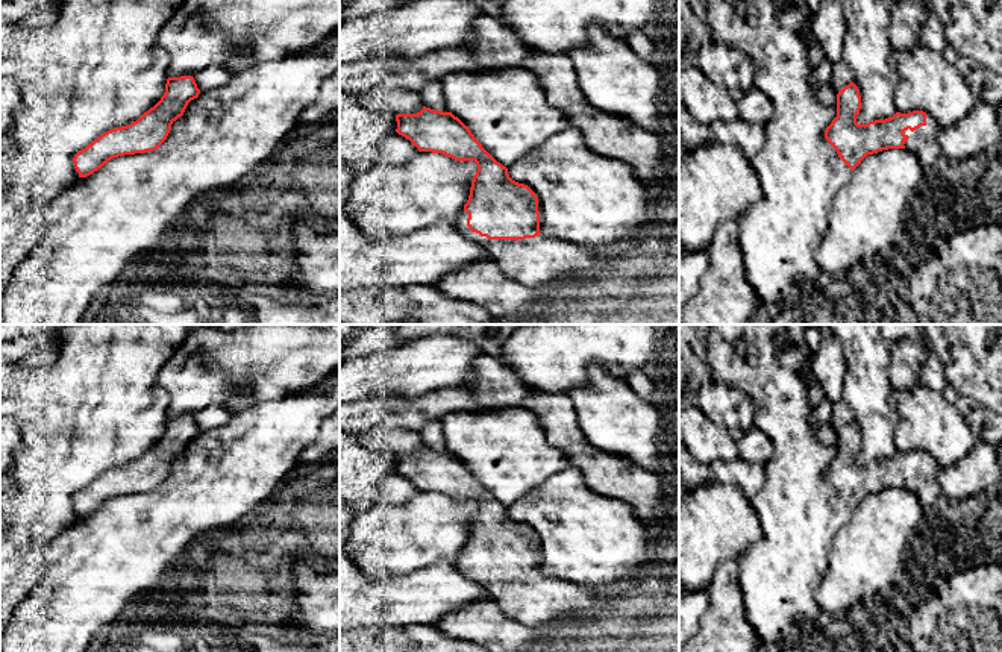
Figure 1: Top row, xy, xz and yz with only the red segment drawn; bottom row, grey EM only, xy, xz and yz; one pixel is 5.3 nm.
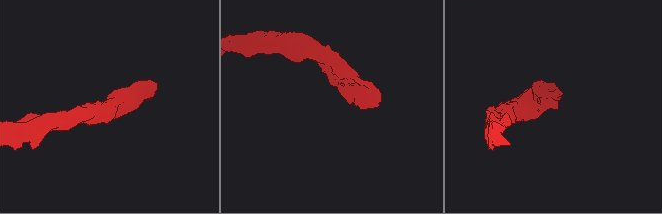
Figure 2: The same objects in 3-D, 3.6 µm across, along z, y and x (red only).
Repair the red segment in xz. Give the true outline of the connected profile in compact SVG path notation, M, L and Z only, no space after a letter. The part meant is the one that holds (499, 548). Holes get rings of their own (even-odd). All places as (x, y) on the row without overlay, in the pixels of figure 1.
M423 446L417 453L397 453L396 461L396 472L418 491L476 502L478 511L468 540L456 553L456 566L465 578L481 584L506 616L532 628L584 613L606 614L603 597L540 572L535 532L512 520L508 508L452 452Z

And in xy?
M193 415L168 417L165 432L153 447L136 461L102 473L74 494L79 517L92 514L112 497L156 490L167 479L171 464L199 434Z

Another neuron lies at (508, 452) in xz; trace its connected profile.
M523 406L453 411L441 418L441 429L449 452L506 508L570 467L568 456L549 443L534 412Z

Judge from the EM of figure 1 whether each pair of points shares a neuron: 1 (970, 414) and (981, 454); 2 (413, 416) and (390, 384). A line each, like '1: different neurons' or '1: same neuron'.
1: different neurons
2: different neurons

